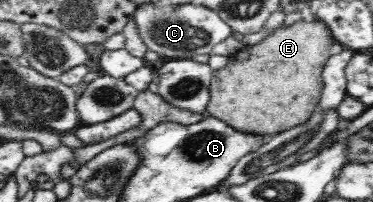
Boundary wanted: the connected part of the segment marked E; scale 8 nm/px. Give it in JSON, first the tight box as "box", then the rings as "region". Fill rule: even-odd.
{"box":[206,19,335,135],"region":[[[301,19],[289,27],[281,25],[260,43],[244,46],[239,53],[228,56],[227,65],[223,69],[214,70],[206,115],[224,121],[237,131],[255,135],[273,135],[291,129],[297,123],[299,125],[305,123],[317,109],[319,95],[323,89],[321,69],[331,56],[329,49],[335,42],[331,30],[321,20],[305,22]],[[255,79],[257,81],[289,79],[289,83],[265,85],[255,89],[253,85]]]}

